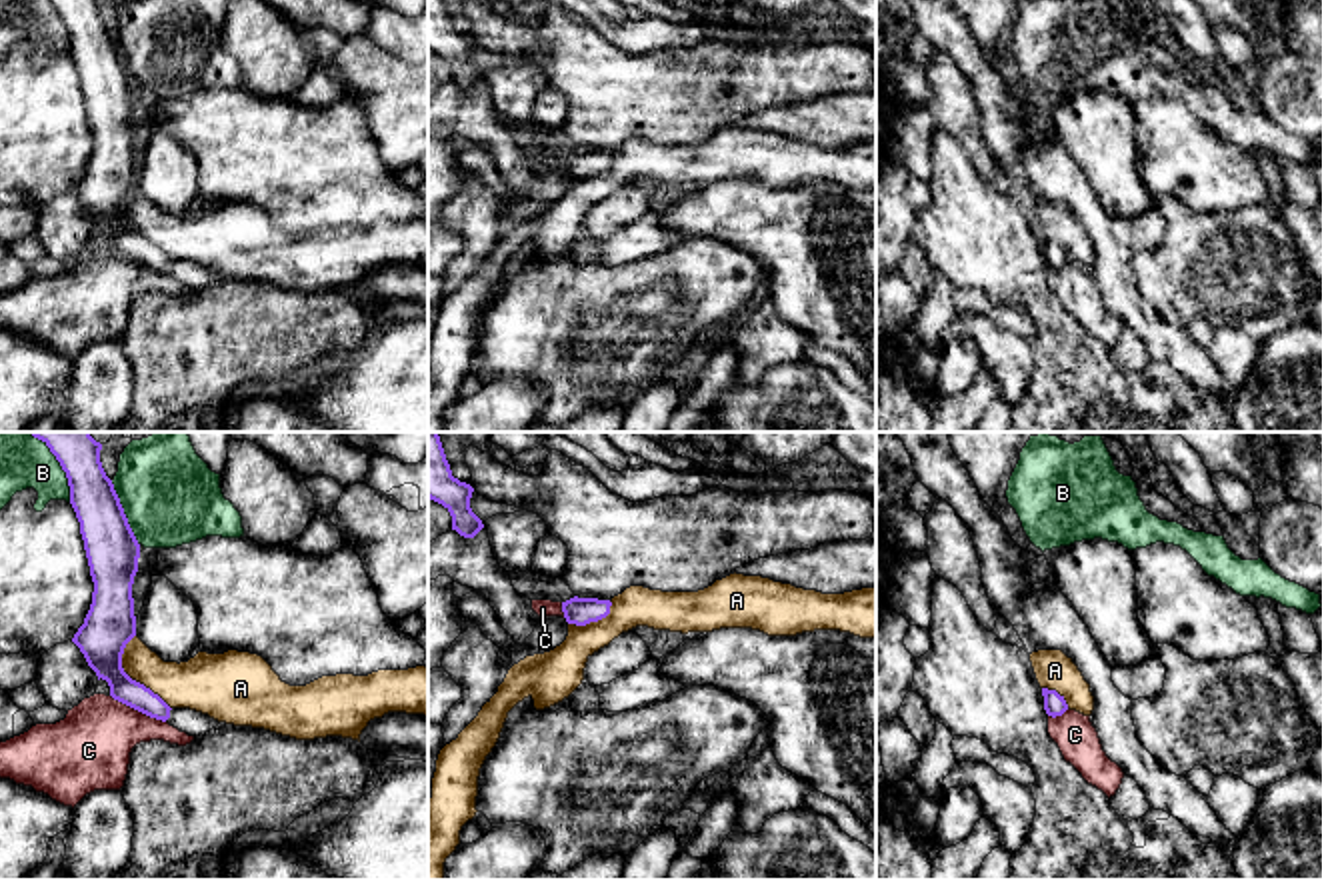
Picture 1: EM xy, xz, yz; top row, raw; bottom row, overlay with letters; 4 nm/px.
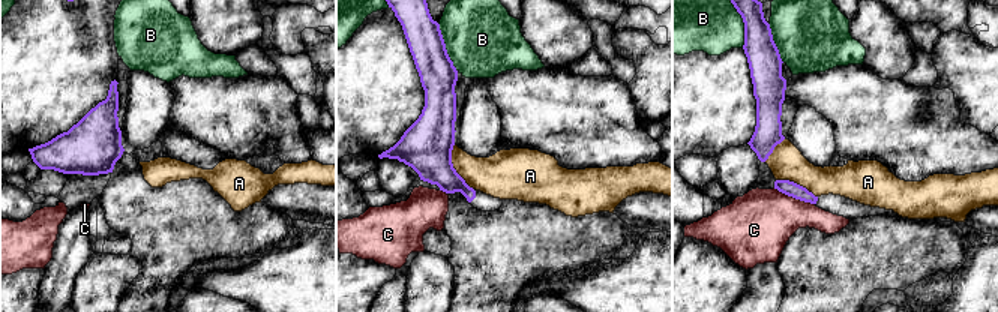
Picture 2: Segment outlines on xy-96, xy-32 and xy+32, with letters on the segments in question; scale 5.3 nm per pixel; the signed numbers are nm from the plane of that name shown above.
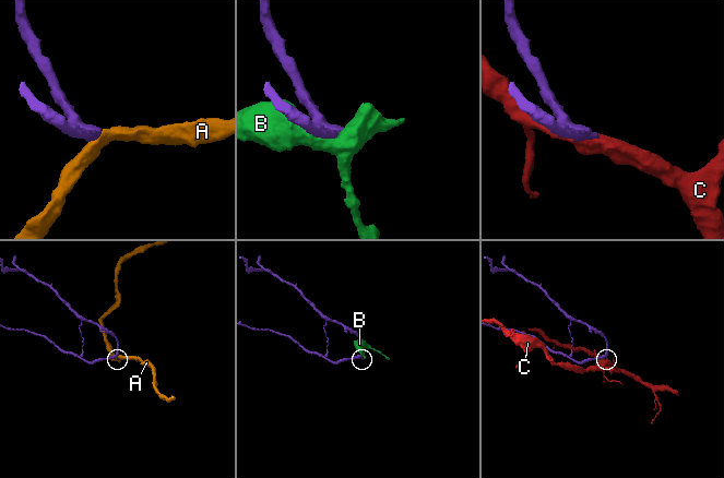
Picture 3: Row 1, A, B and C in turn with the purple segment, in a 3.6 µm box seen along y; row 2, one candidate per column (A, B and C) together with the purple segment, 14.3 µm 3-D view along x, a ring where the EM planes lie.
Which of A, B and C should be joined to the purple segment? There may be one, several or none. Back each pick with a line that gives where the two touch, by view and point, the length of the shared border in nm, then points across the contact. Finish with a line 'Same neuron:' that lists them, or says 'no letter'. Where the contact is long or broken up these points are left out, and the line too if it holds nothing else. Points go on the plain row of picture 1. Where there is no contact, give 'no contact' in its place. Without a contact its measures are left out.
Same neuron: no letter

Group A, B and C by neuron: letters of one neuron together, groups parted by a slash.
A / B / C

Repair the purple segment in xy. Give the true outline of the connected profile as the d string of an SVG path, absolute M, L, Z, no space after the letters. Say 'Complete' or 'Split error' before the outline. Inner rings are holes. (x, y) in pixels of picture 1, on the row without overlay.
Split error. M50 0L68 30L70 56L80 74L94 134L90 162L72 194L98 232L108 234L114 252L168 274L188 288L204 288L220 274L190 260L170 260L122 220L124 200L136 188L132 136L138 124L140 96L114 36L102 20L100 2Z

